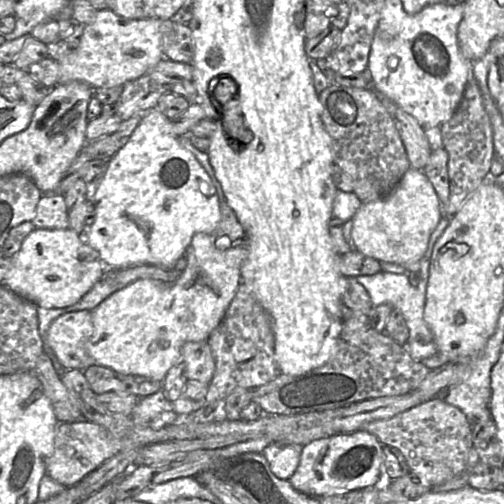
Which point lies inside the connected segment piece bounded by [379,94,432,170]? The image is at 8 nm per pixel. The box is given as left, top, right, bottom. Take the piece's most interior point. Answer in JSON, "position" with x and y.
{"position":[418,150]}

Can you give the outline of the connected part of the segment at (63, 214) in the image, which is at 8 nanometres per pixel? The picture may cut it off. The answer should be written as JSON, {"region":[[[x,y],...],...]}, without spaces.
{"region":[[[64,195],[41,196],[31,222],[36,229],[67,229],[69,222]]]}

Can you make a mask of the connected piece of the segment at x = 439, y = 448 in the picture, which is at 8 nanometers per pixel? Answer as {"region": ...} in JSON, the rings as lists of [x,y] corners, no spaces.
{"region":[[[437,397],[392,418],[372,421],[360,430],[373,434],[383,445],[397,448],[405,457],[409,472],[431,488],[460,475],[472,448],[472,428],[466,415]]]}

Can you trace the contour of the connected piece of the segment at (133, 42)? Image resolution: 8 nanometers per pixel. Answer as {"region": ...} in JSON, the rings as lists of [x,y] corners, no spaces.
{"region":[[[109,9],[97,11],[94,20],[85,25],[79,46],[72,49],[63,59],[55,60],[60,67],[58,84],[81,81],[90,85],[94,90],[100,87],[123,85],[128,81],[145,75],[149,69],[164,58],[162,38],[167,31],[172,29],[172,25],[173,21],[171,19],[126,19]]]}

